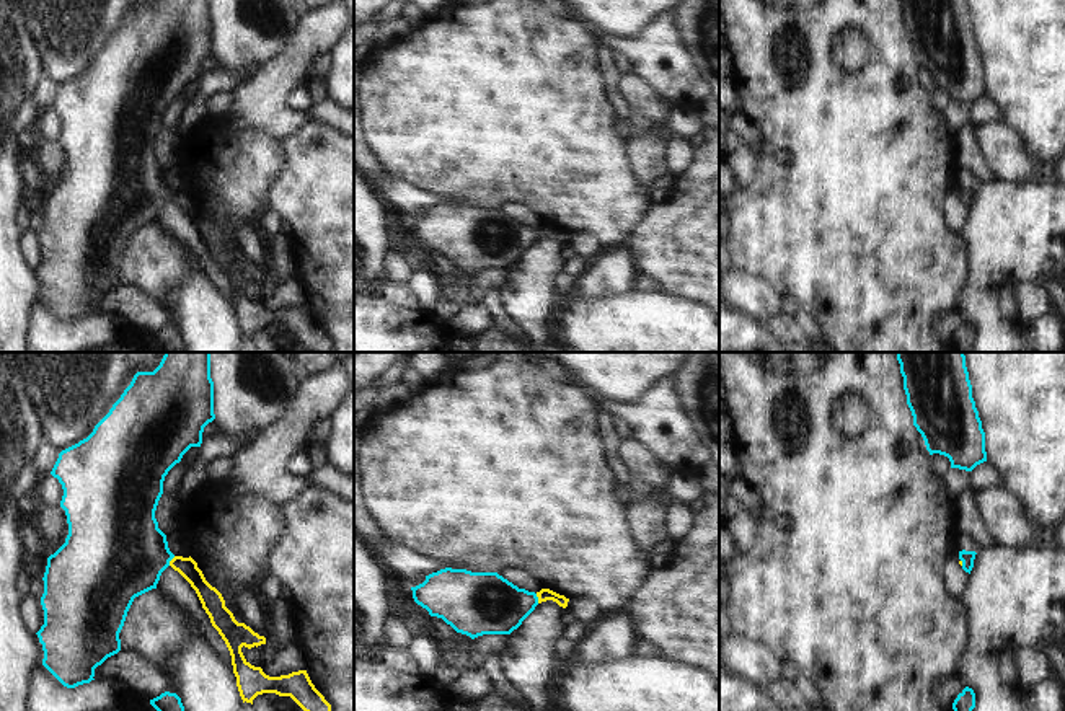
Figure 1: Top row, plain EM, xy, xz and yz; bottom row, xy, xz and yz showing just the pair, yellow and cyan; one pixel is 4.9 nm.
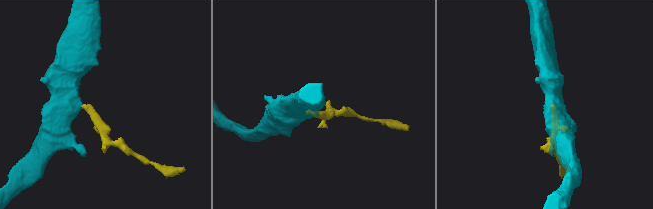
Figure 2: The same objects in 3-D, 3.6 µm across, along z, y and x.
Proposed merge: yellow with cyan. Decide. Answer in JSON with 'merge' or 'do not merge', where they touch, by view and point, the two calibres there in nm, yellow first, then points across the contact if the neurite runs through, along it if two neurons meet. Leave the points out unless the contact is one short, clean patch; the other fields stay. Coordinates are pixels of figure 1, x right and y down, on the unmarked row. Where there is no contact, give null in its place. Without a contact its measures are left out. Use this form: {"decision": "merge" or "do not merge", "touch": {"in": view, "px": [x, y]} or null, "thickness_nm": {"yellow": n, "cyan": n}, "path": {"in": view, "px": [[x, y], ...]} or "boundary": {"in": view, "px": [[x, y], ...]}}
{"decision": "merge", "touch": {"in": "xy", "px": [170, 196]}, "thickness_nm": {"yellow": 100, "cyan": 440}, "path": {"in": "xy", "px": [[188, 203], [170, 196], [141, 188], [121, 188]]}}

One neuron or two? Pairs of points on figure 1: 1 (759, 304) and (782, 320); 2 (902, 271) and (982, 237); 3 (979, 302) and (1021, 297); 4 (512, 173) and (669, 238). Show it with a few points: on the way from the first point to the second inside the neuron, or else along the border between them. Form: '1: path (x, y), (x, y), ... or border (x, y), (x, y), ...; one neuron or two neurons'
1: border (780, 309), (767, 323); two neurons
2: border (961, 234), (969, 260), (967, 282); two neurons
3: border (1038, 281), (1013, 289), (1021, 322); two neurons
4: path (552, 173), (571, 173), (630, 214); one neuron

